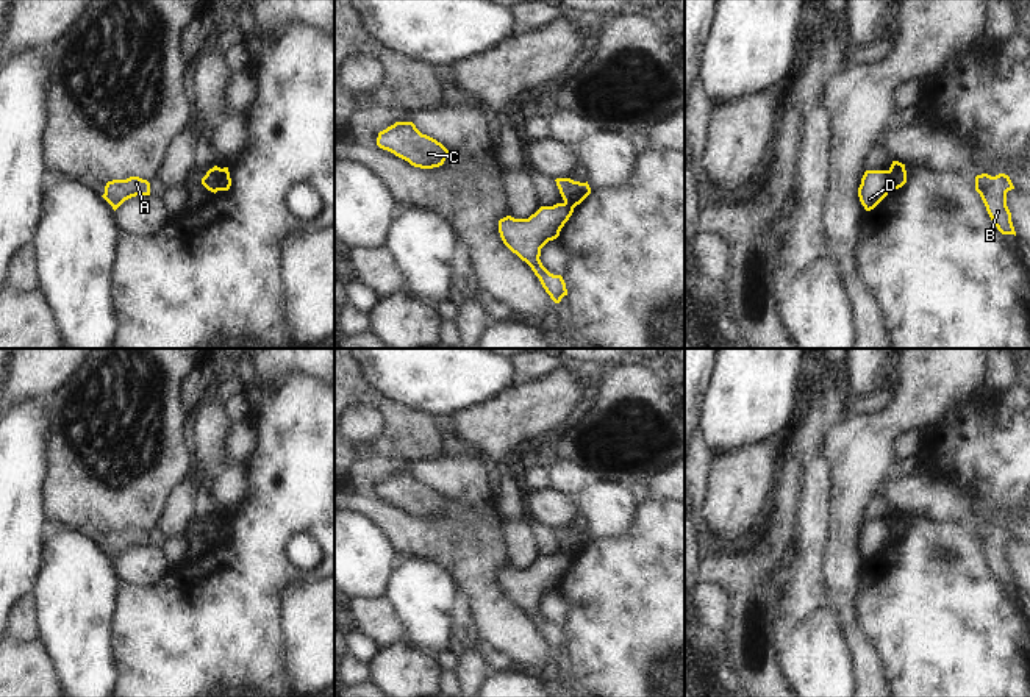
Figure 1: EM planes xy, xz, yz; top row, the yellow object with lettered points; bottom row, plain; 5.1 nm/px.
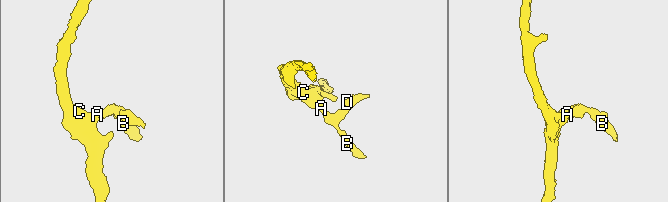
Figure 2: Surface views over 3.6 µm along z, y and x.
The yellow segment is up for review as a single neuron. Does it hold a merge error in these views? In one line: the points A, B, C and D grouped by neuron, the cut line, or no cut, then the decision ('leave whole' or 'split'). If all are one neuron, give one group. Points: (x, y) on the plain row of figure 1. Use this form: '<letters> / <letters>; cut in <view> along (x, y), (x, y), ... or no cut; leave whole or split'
A B C / D; cut in xy along (221, 519), (216, 524), (216, 539); split

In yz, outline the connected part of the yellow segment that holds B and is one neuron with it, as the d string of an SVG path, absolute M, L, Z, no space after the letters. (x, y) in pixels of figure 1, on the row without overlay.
M982 524L975 527L975 541L980 544L992 574L1002 584L1016 586L1011 563L1007 556L1007 542L1011 539L1014 536L1005 524L996 527Z

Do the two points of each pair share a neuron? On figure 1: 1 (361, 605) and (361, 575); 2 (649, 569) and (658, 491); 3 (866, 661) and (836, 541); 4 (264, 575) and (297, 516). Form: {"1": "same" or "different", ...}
{"1": "different", "2": "different", "3": "same", "4": "same"}

